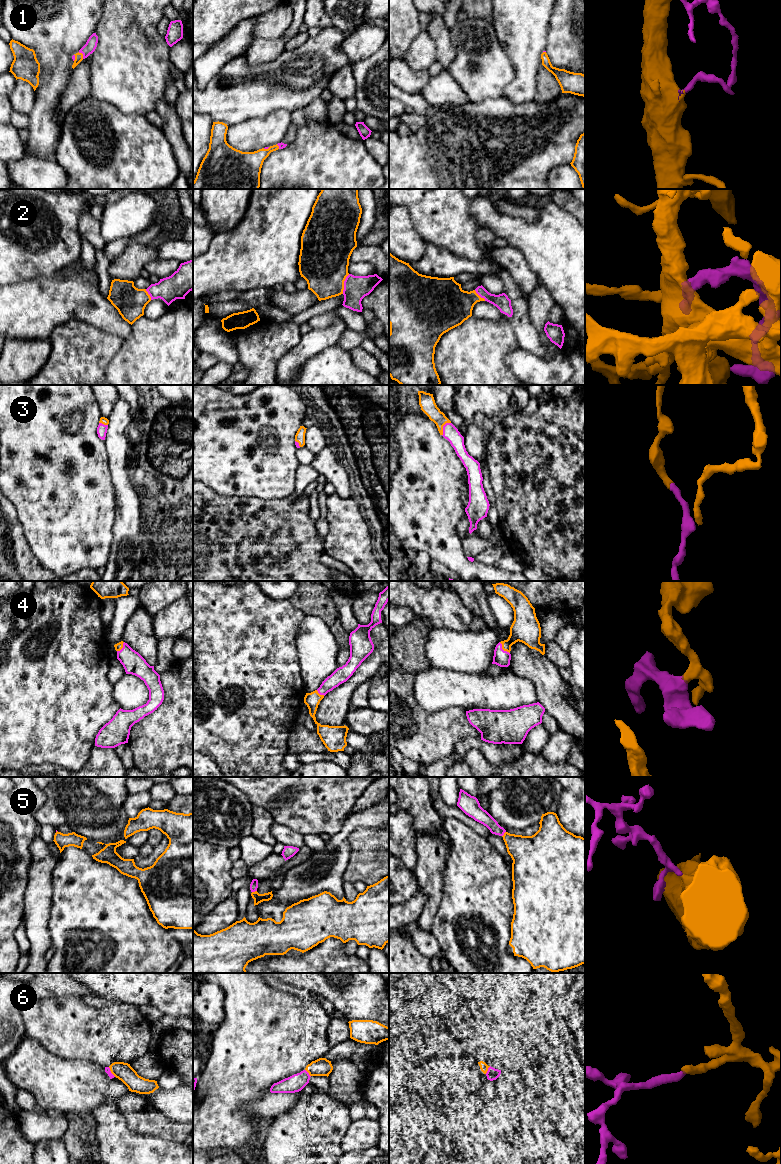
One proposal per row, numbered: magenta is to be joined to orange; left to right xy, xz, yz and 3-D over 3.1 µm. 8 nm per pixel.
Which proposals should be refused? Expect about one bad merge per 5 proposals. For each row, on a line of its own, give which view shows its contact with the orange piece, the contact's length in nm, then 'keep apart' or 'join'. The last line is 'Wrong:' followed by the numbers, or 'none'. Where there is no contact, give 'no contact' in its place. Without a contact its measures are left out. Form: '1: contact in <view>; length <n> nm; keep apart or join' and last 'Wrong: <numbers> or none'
1: contact in xy; length 70 nm; join
2: contact in xz; length 170 nm; join
3: contact in yz; length 130 nm; join
4: contact in yz; length 130 nm; join
5: contact in xz; length 40 nm; join
6: contact in yz; length 80 nm; join
Wrong: none

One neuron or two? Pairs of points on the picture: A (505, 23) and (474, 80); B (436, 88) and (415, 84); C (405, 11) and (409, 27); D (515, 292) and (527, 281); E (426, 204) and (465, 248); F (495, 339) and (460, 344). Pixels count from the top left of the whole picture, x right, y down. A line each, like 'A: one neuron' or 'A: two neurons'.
A: two neurons
B: two neurons
C: one neuron
D: two neurons
E: one neuron
F: one neuron

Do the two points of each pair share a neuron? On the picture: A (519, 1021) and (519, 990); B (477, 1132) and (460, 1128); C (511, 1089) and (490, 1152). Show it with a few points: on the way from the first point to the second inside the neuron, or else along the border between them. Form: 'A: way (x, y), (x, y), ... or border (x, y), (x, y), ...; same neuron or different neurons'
A: border (508, 999), (517, 1004), (526, 1004); different neurons
B: border (478, 1108), (468, 1133); different neurons
C: border (528, 1089), (513, 1099), (501, 1099); different neurons

